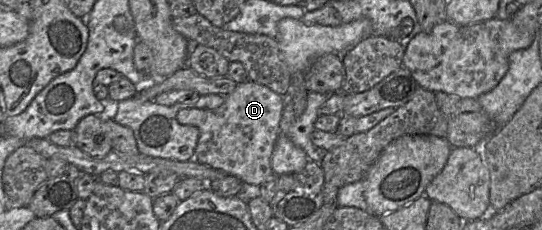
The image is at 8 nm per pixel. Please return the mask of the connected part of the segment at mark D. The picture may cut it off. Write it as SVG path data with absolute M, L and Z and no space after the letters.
M247 78L237 83L219 107L180 109L177 120L181 124L199 128L199 139L192 160L237 177L244 187L257 188L275 175L271 167L271 154L281 134L283 109L284 99L280 94Z

